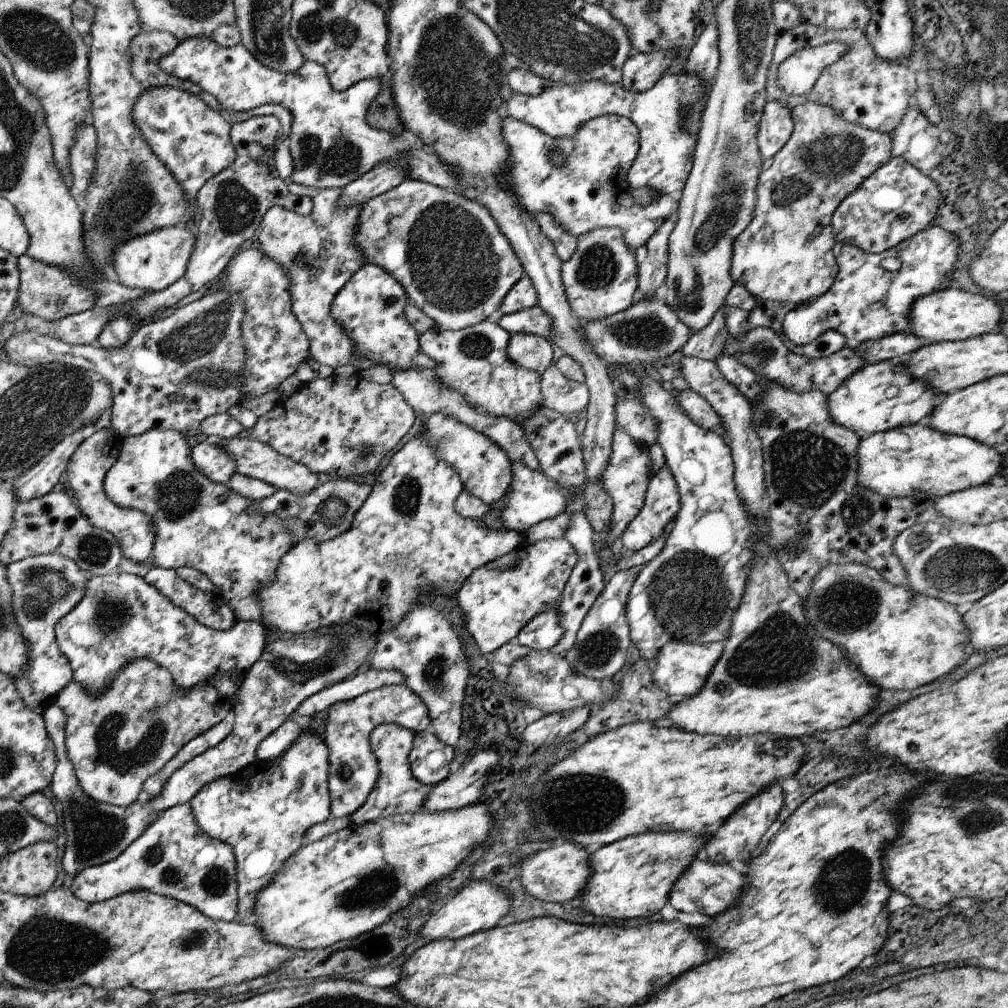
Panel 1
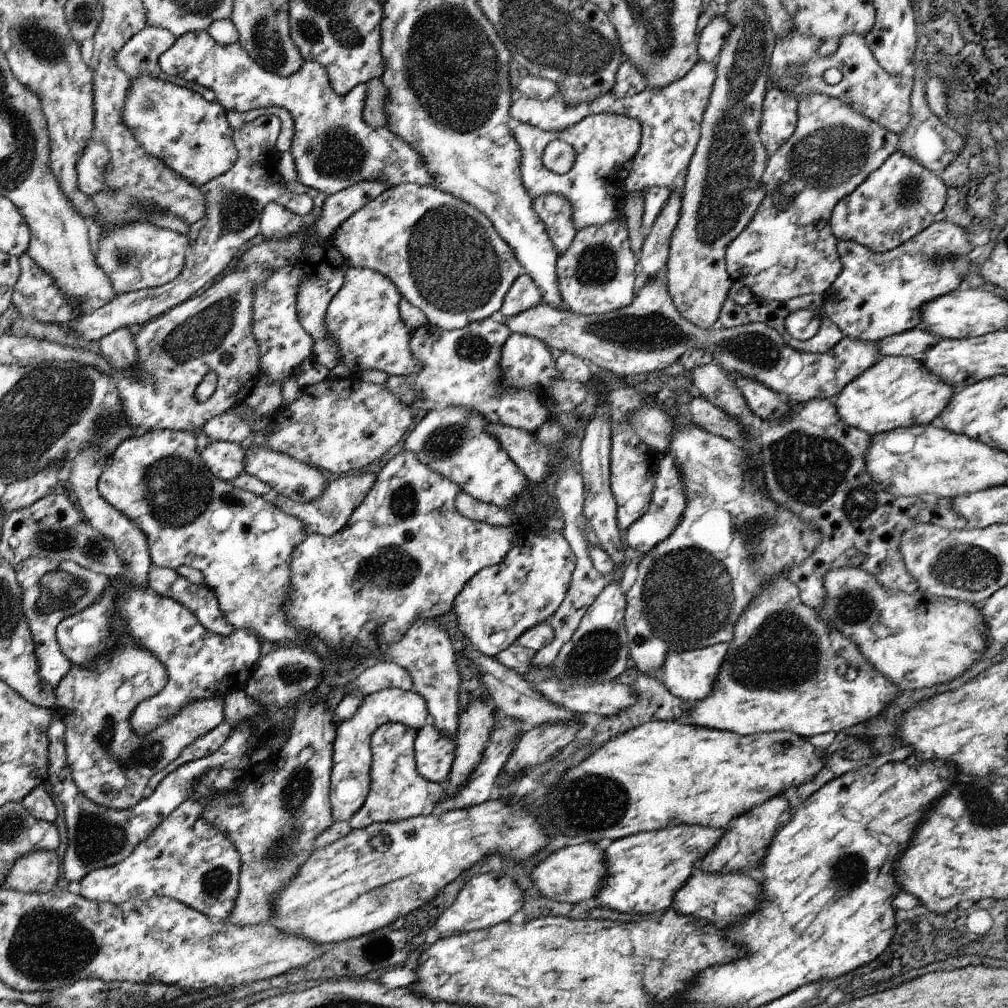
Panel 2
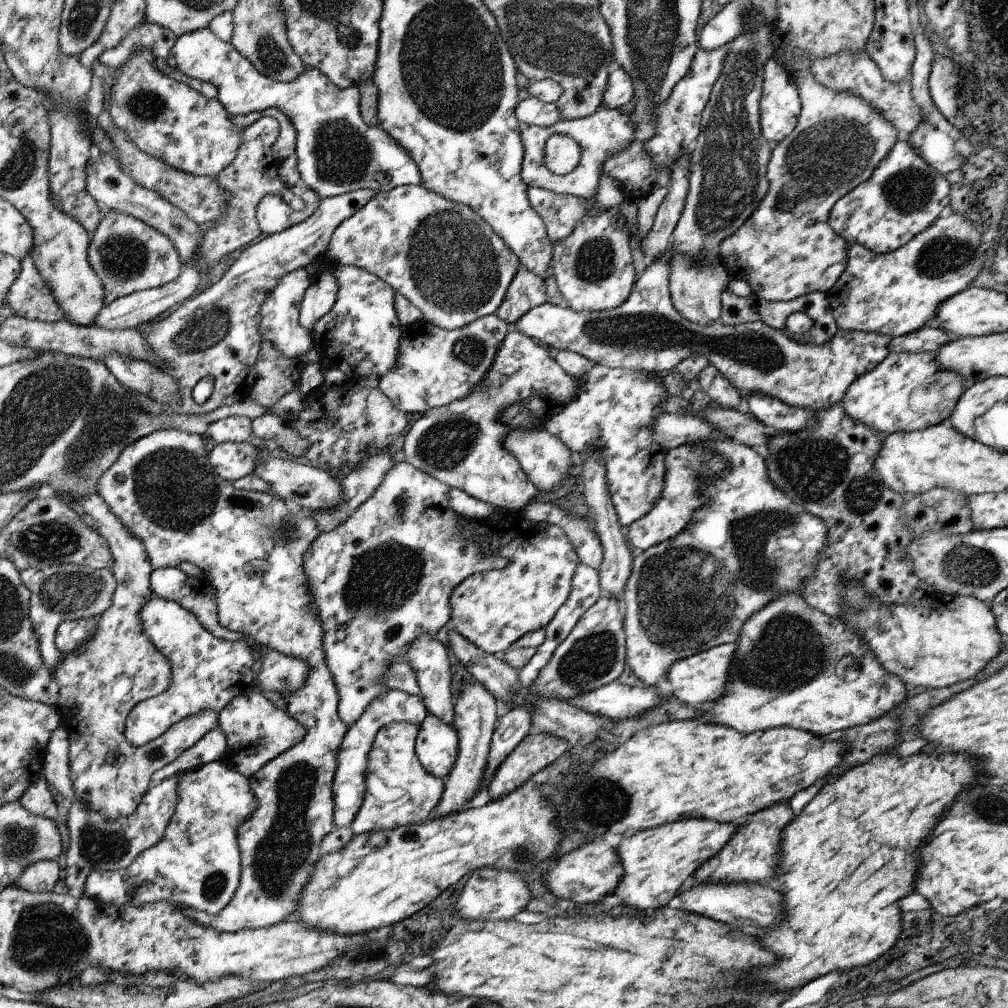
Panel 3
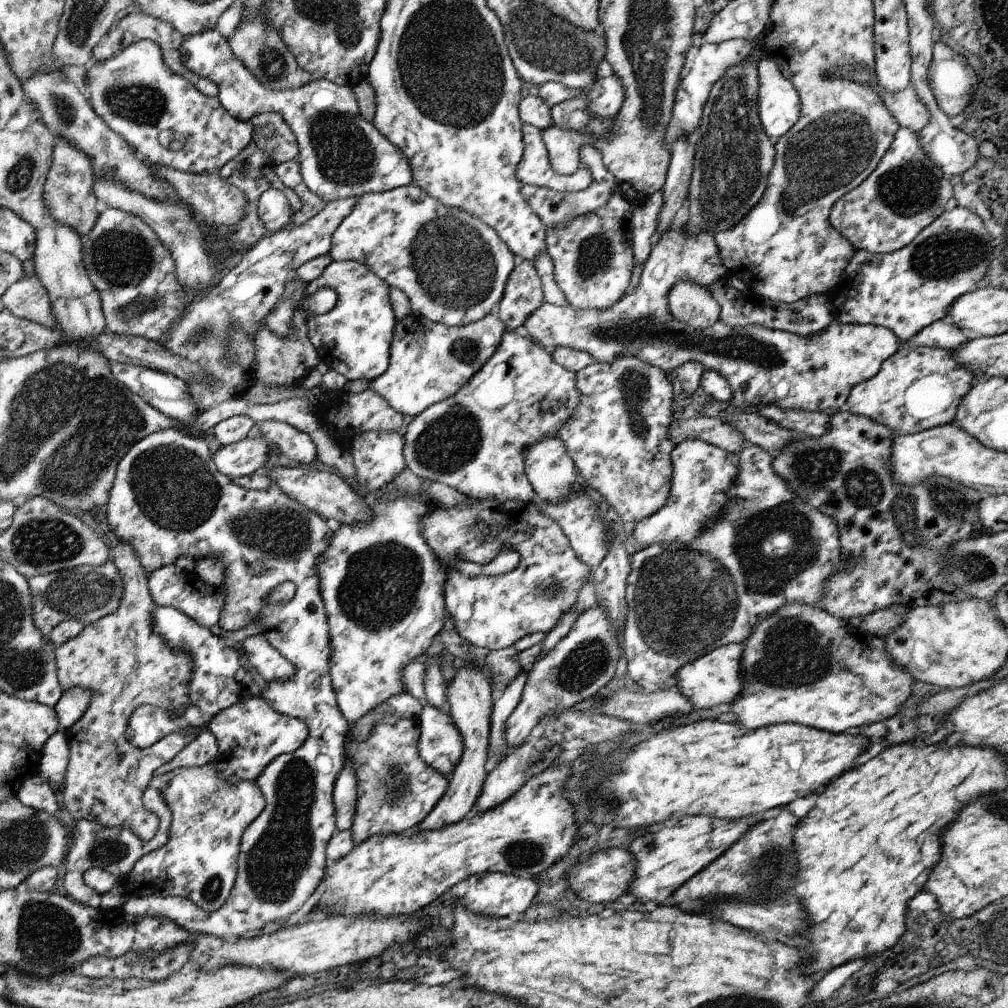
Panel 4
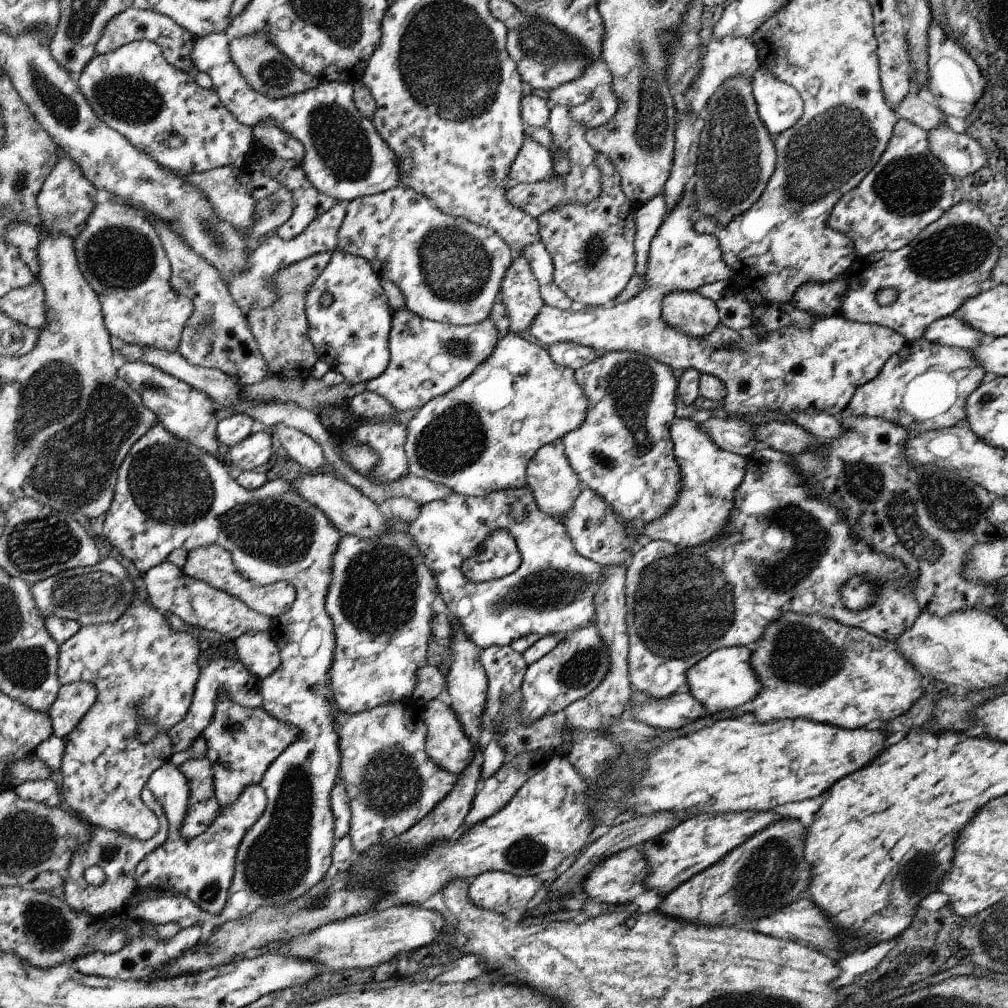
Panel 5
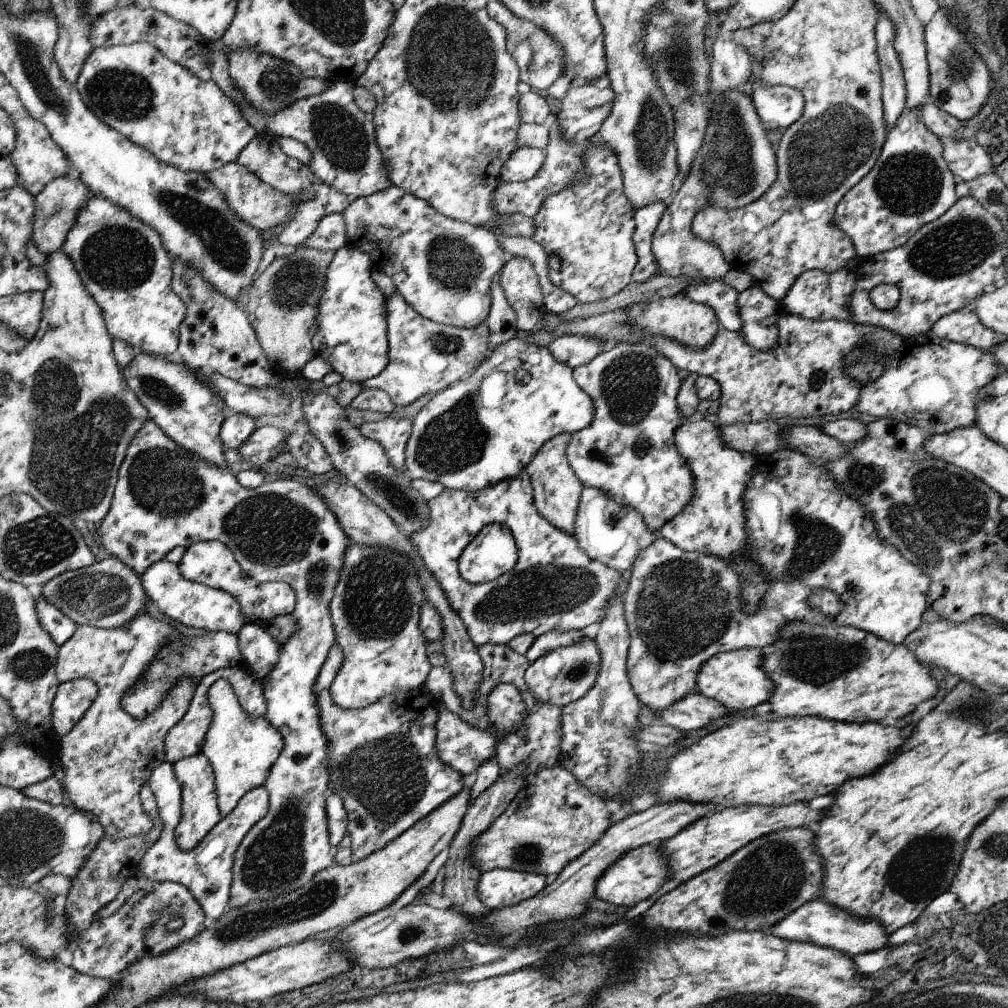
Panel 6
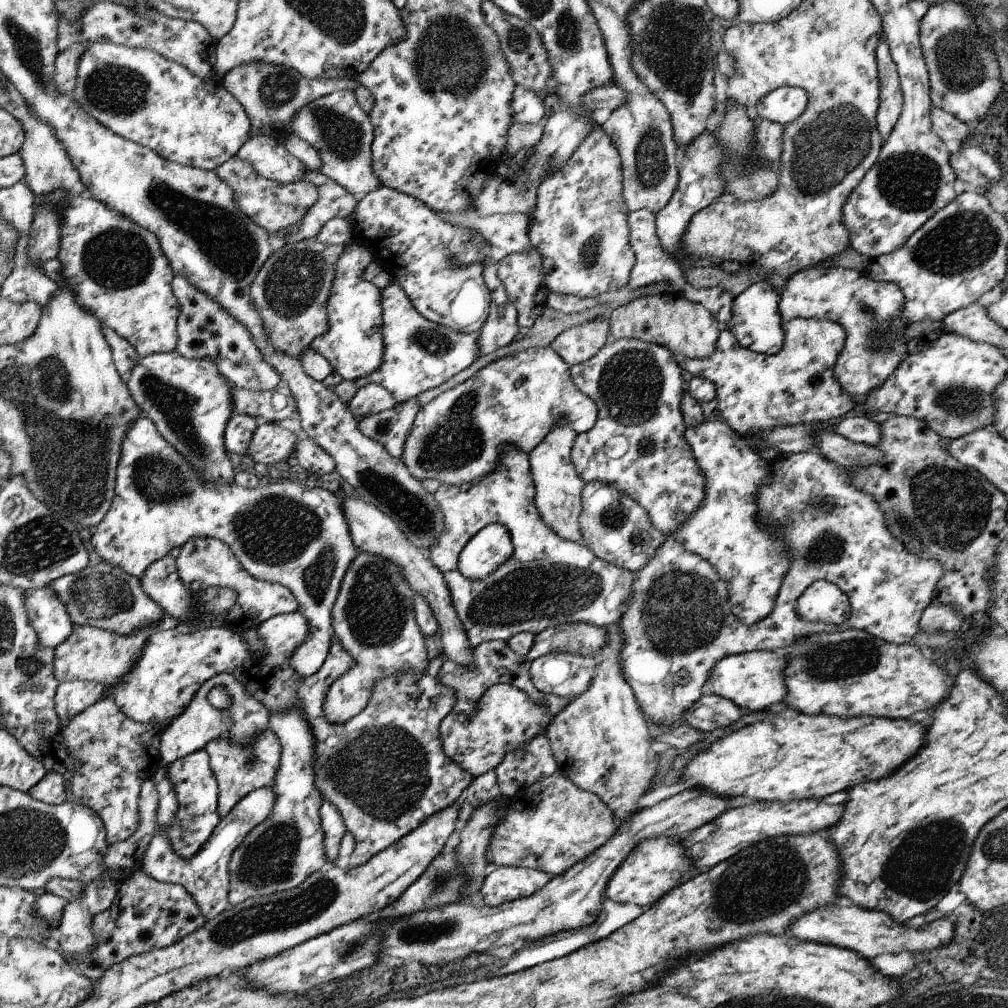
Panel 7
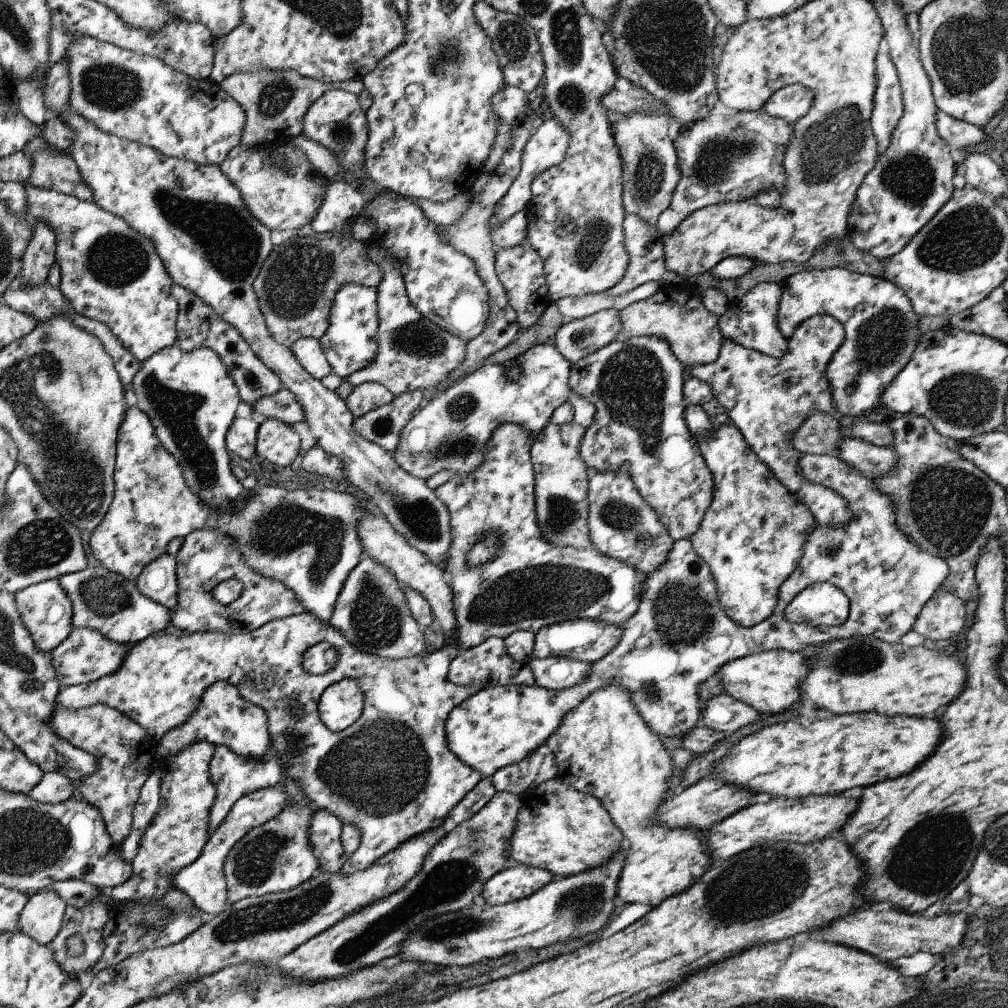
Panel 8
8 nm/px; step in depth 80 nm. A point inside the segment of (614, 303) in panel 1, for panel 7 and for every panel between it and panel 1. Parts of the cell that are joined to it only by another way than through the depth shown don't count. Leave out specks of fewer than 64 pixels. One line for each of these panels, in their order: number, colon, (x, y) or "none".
2: (595, 274)
3: (592, 269)
4: (591, 256)
5: (590, 245)
6: (585, 229)
7: (579, 225)

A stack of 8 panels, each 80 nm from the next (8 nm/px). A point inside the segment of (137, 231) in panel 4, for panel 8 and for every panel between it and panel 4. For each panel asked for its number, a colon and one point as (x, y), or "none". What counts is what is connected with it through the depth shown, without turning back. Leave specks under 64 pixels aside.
5: (120, 255)
6: (121, 261)
7: (117, 271)
8: (111, 274)

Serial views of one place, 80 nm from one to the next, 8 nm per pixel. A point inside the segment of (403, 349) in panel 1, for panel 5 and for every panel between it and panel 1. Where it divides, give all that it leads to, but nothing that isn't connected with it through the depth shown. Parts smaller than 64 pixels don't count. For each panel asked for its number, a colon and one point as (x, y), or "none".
2: (363, 317)
3: (360, 335)
4: (353, 339)
5: (351, 335)

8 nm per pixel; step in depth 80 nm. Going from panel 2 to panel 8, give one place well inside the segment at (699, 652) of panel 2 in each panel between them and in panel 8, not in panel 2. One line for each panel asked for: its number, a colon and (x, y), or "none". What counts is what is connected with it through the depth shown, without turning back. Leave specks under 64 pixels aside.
3: (696, 680)
4: (712, 679)
5: (723, 679)
6: (736, 679)
7: (753, 680)
8: (766, 681)

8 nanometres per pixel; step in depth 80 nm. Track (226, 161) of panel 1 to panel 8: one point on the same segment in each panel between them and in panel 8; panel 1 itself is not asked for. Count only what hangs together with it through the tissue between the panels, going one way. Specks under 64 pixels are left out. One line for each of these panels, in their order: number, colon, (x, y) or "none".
2: (191, 136)
3: (167, 120)
4: (164, 120)
5: (133, 90)
6: (188, 123)
7: (136, 93)
8: (133, 96)

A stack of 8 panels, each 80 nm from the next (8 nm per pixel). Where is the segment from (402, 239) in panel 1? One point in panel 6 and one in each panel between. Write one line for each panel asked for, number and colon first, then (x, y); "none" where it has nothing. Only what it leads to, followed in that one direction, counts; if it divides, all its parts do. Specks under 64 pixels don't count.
2: (444, 255)
3: (444, 259)
4: (454, 269)
5: (449, 270)
6: (442, 267)

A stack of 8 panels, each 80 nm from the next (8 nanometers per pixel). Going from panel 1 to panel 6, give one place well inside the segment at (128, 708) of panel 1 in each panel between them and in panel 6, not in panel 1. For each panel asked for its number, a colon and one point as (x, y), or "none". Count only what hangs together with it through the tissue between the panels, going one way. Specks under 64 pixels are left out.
2: (110, 765)
3: (103, 679)
4: (119, 660)
5: (140, 668)
6: (108, 755)

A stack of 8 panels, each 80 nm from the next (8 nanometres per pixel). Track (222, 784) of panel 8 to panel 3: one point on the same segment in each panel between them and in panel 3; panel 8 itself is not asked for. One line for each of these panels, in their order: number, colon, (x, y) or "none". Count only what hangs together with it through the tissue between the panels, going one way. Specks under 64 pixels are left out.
3: (256, 732)
4: (250, 735)
5: (242, 743)
6: (242, 749)
7: (238, 770)

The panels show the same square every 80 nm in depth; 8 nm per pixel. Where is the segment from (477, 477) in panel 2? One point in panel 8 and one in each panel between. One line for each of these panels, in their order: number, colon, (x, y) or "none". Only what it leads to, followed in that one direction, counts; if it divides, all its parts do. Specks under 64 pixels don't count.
3: (461, 444)
4: (476, 442)
5: (477, 439)
6: (486, 428)
7: (458, 437)
8: (451, 432)

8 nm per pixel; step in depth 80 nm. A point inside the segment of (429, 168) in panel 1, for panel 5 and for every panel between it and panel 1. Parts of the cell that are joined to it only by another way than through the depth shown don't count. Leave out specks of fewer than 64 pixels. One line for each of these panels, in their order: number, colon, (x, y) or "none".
2: (332, 148)
3: (336, 153)
4: (340, 155)
5: (344, 158)

